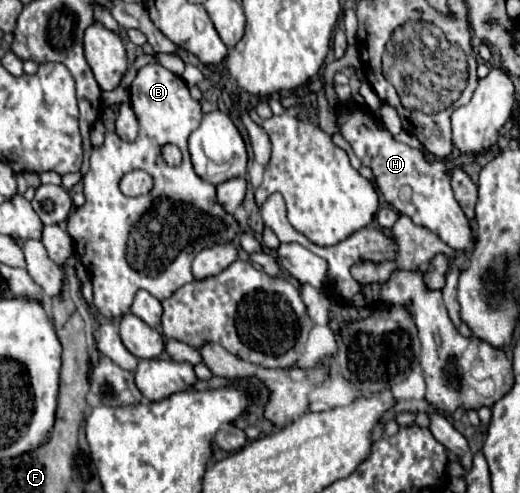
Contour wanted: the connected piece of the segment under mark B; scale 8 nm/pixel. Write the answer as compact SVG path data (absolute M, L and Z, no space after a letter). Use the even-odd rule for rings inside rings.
M159 62L143 66L131 84L131 108L139 120L137 140L125 142L125 140L119 140L117 134L109 134L109 132L105 134L105 144L93 150L91 170L83 176L83 192L87 202L81 208L73 210L73 214L67 220L67 230L73 238L75 254L87 268L93 282L95 306L99 308L101 314L109 318L125 316L131 308L131 302L137 290L141 288L153 294L159 302L167 300L177 288L193 280L193 274L191 274L193 256L189 254L193 254L195 248L227 244L239 232L239 224L233 218L233 214L225 212L225 208L221 208L221 204L217 202L215 186L203 180L201 176L197 176L191 166L187 138L199 126L203 112L201 112L201 104L191 98L183 78L169 72ZM167 144L179 146L183 154L183 162L179 166L169 166L163 160L163 146ZM131 170L145 170L147 174L151 174L153 190L149 194L137 196L137 198L127 198L125 194L121 194L119 178Z

